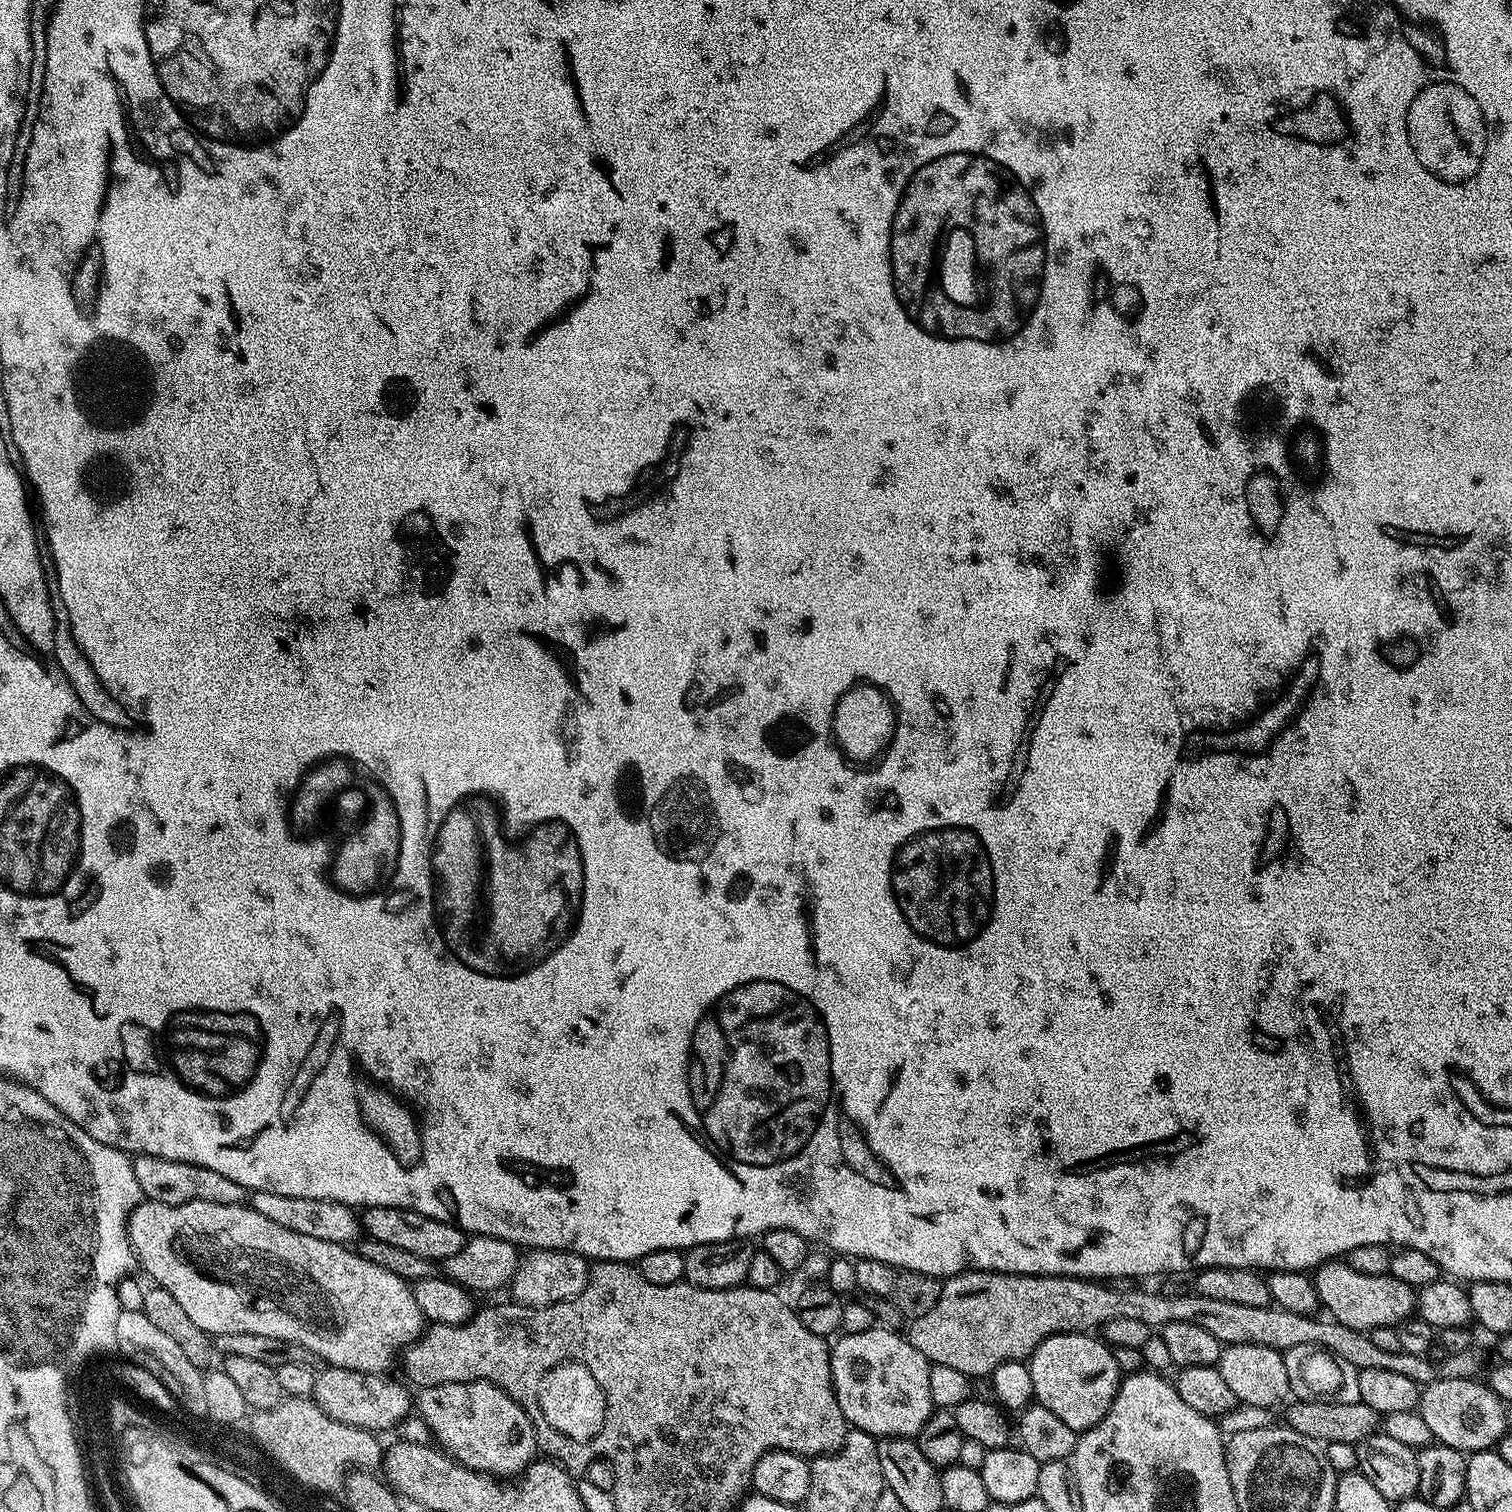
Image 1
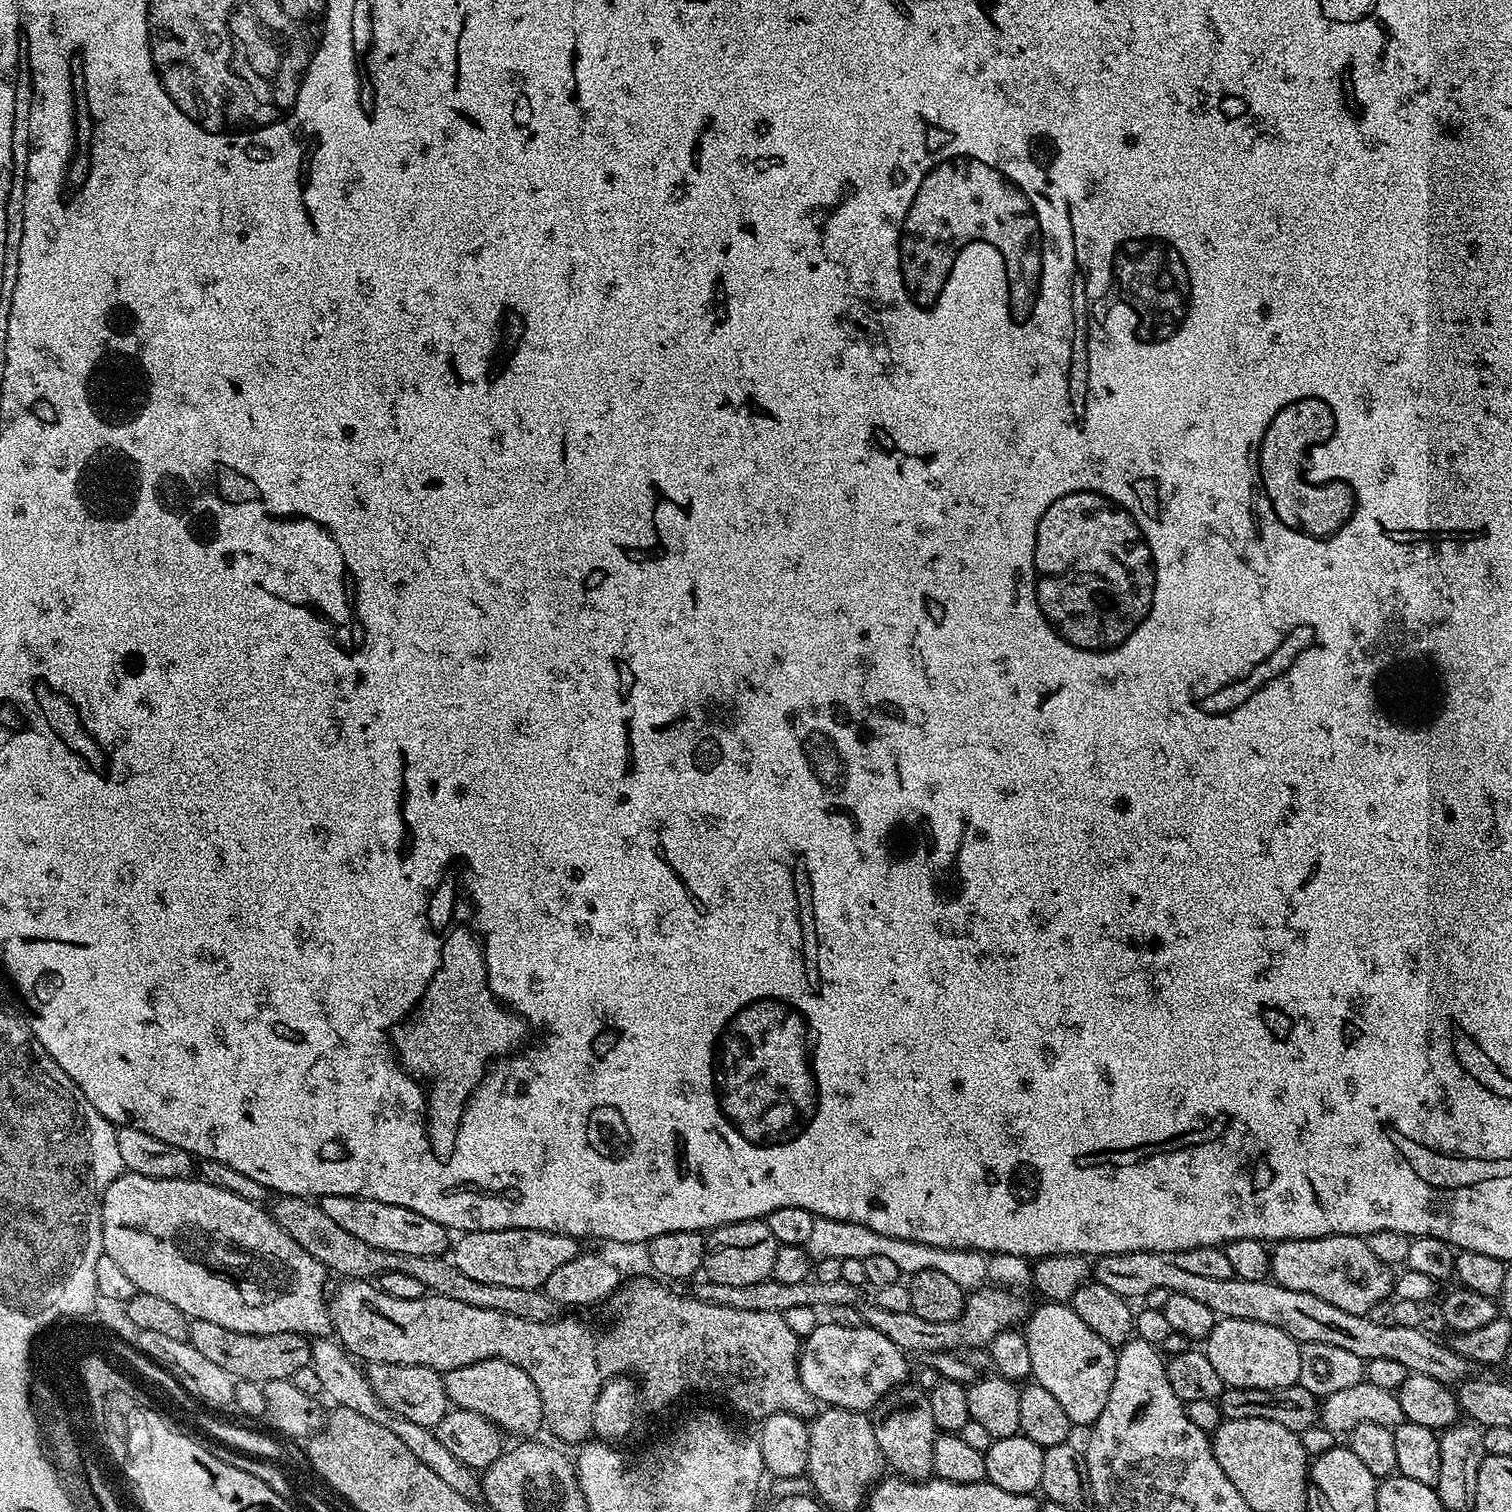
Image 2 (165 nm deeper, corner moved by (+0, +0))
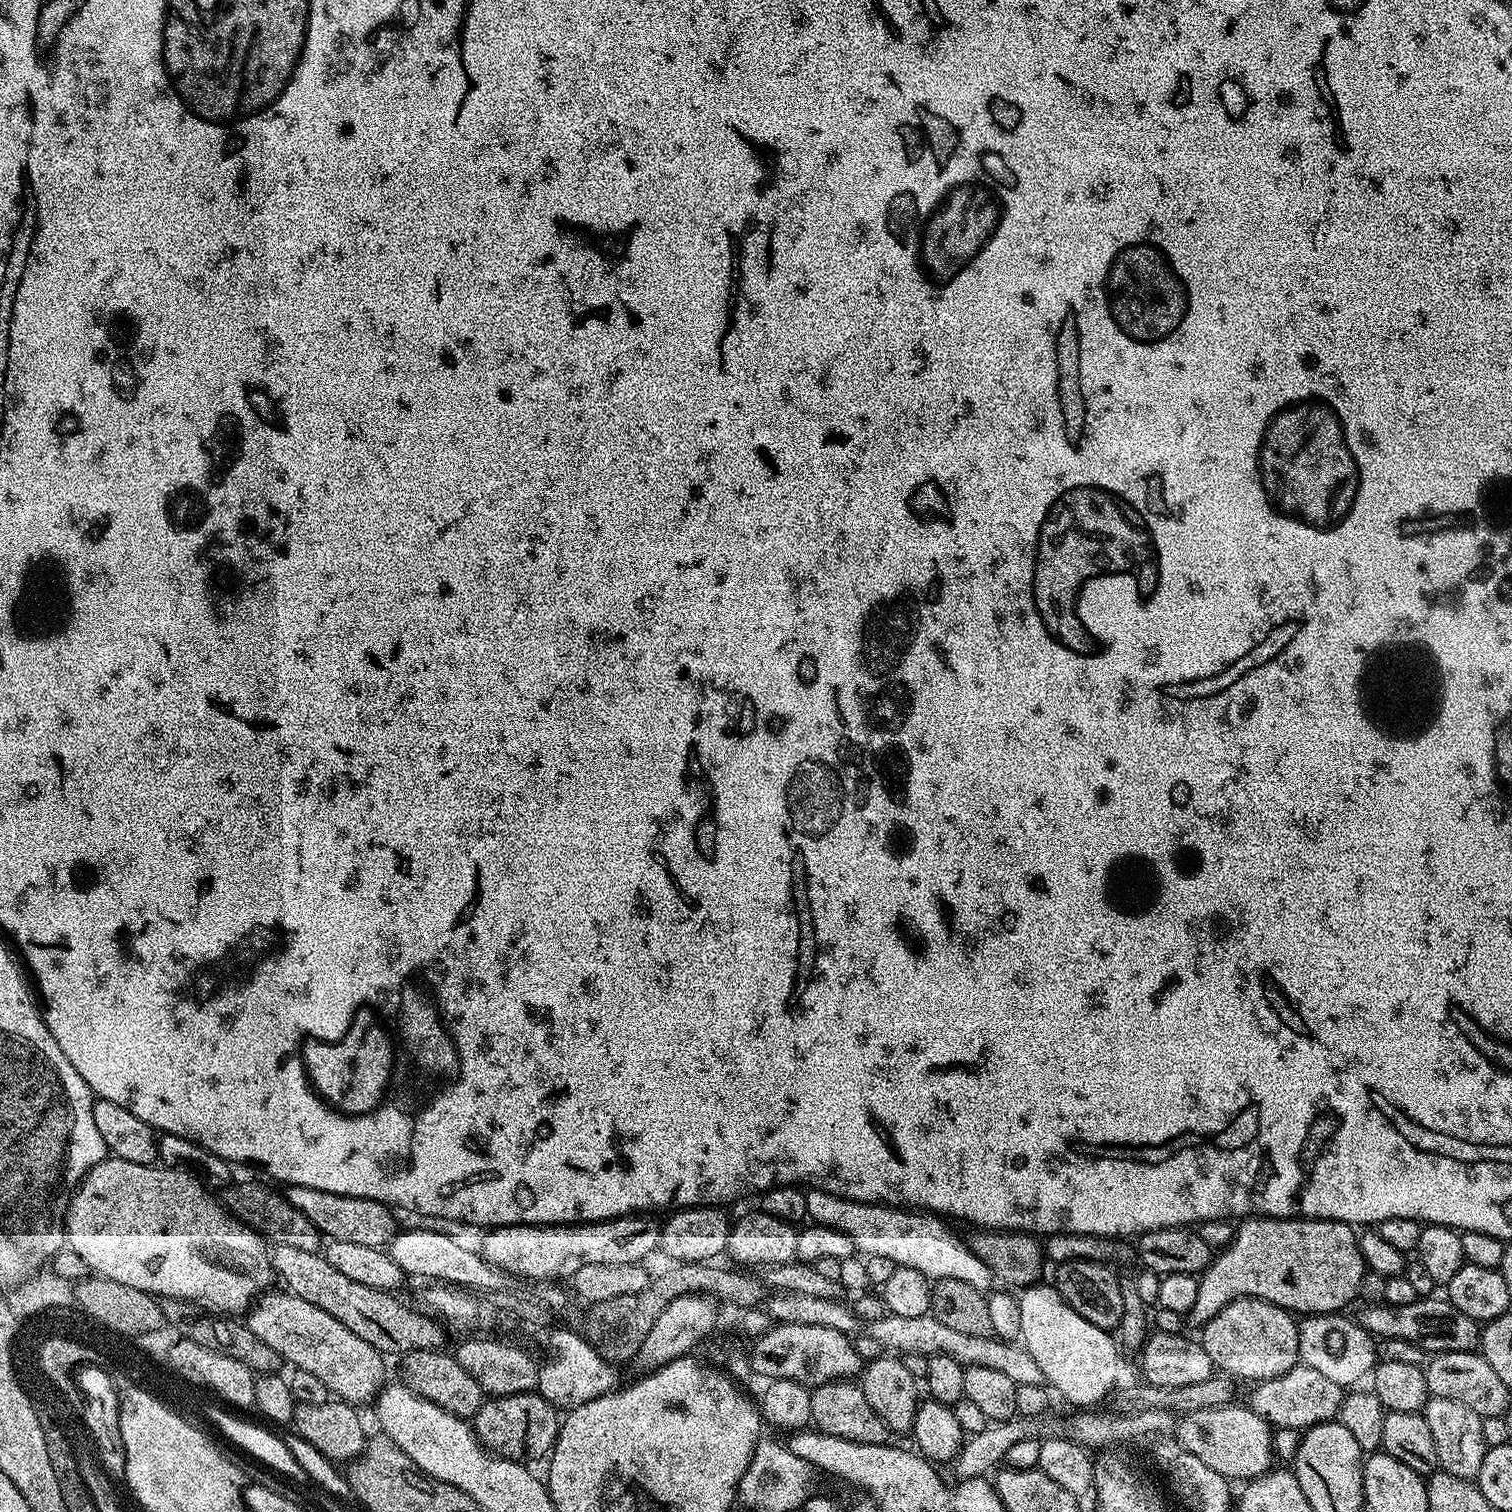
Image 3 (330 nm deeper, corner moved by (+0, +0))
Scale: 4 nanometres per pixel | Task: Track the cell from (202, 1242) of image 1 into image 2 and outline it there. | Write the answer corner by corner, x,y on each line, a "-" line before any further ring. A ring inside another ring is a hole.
125,1171
123,1176
110,1182
110,1186
104,1191
104,1198
100,1201
98,1209
98,1215
102,1218
104,1254
118,1262
119,1269
130,1278
137,1292
155,1294
156,1297
163,1298
165,1302
171,1302
192,1320
214,1322
217,1326
226,1326
226,1330
238,1330
242,1334
293,1332
305,1338
327,1337
332,1332
332,1318
328,1314
326,1292
324,1296
324,1276
326,1277
324,1265
318,1263
310,1254
306,1254
306,1250
302,1250
302,1246
298,1246
298,1242
294,1242
294,1238
290,1238
290,1234
286,1234
286,1230
282,1230
282,1226
278,1226
271,1211
265,1210
261,1205
250,1202
246,1198
238,1198
238,1194
230,1194
230,1190
222,1190
218,1186
207,1184
202,1178
192,1179
146,1178
142,1174

